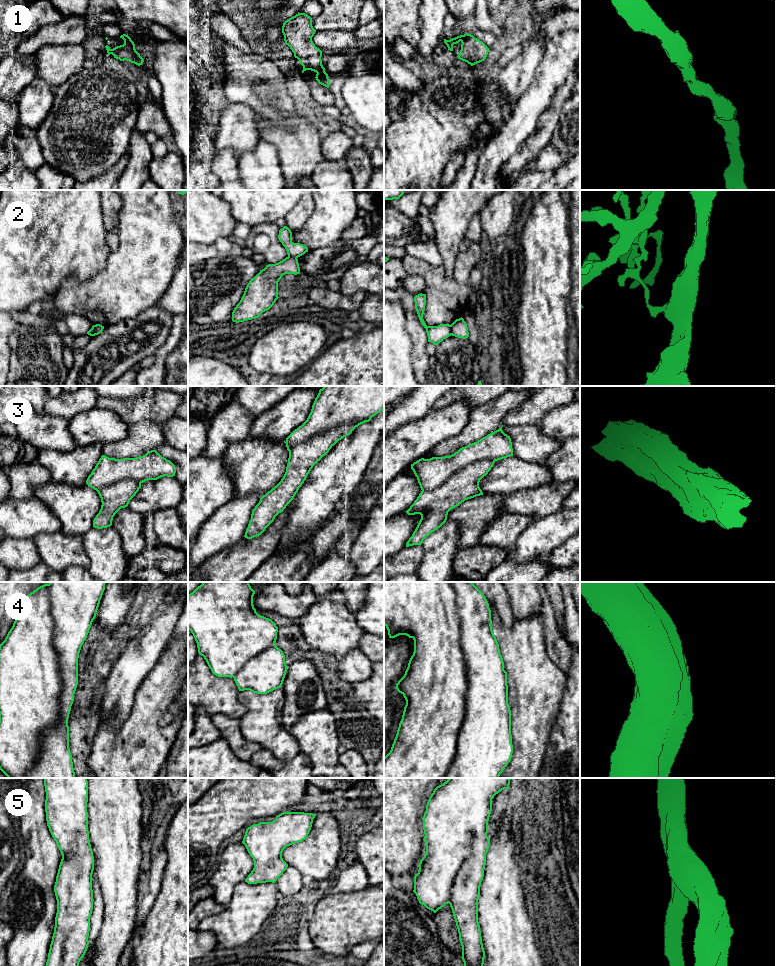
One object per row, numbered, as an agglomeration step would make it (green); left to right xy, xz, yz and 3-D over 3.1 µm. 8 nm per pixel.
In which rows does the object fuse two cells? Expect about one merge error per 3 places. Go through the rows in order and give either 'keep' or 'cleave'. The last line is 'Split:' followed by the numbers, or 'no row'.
1: keep
2: cleave
3: cleave
4: keep
5: keep
Split: 2, 3

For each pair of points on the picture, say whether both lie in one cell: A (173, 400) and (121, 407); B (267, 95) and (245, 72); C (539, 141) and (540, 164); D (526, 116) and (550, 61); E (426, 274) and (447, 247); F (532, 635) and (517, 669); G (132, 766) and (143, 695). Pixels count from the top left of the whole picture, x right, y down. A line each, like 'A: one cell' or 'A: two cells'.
A: one cell
B: two cells
C: two cells
D: one cell
E: two cells
F: one cell
G: one cell

